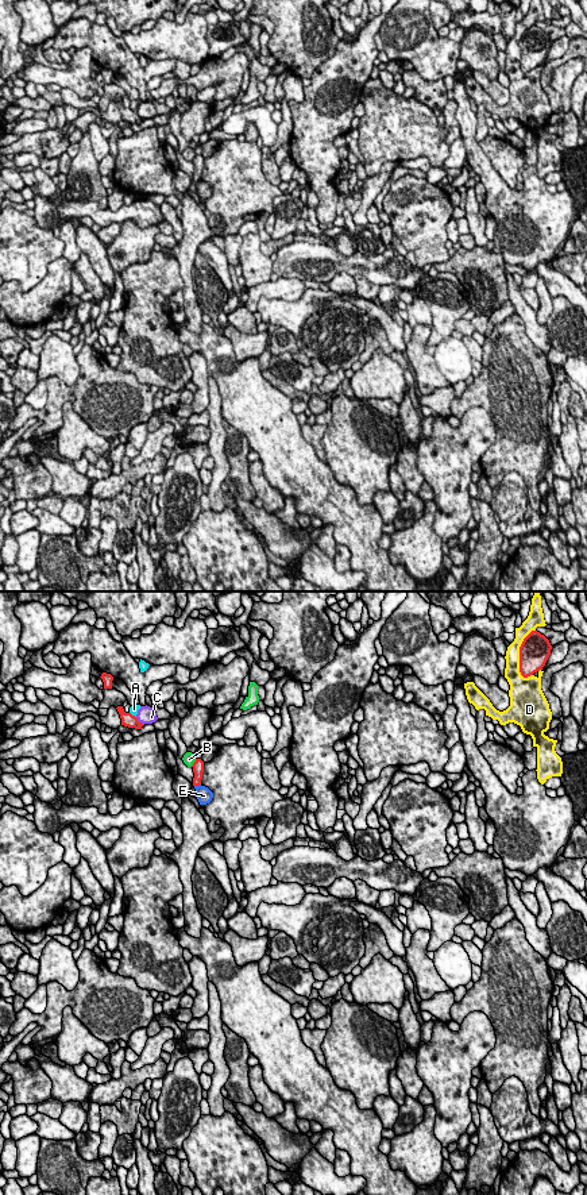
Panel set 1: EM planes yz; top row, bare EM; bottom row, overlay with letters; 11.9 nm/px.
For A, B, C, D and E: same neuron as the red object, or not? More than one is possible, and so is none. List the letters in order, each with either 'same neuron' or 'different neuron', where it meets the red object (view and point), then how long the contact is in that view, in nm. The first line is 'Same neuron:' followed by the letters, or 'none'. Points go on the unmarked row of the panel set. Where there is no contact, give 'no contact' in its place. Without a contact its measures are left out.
Same neuron: none
A: different neuron; meets red in yz at (131, 110); contact 110 nm long
B: different neuron; meets red in yz at (193, 158); contact 120 nm long
C: different neuron; meets red in yz at (138, 116); contact 140 nm long
D: different neuron; meets red in yz at (520, 49); contact 600 nm long
E: different neuron; meets red in yz at (197, 180); contact 90 nm long

